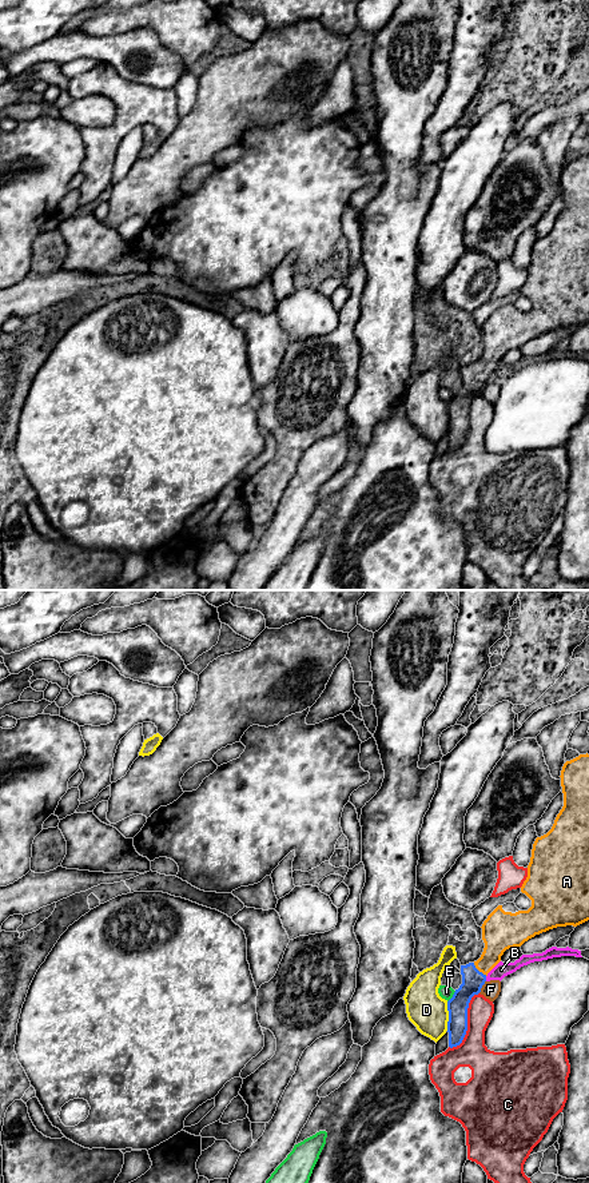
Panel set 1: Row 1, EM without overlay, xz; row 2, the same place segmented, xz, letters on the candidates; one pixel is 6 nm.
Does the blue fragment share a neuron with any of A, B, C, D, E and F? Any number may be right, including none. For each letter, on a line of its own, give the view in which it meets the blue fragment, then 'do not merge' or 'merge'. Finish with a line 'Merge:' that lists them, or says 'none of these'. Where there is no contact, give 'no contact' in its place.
A: contact in xz; merge
B: contact in xz; do not merge
C: contact in xz; do not merge
D: contact in xz; do not merge
E: contact in xz; do not merge
F: contact in xz; do not merge
Merge: A

